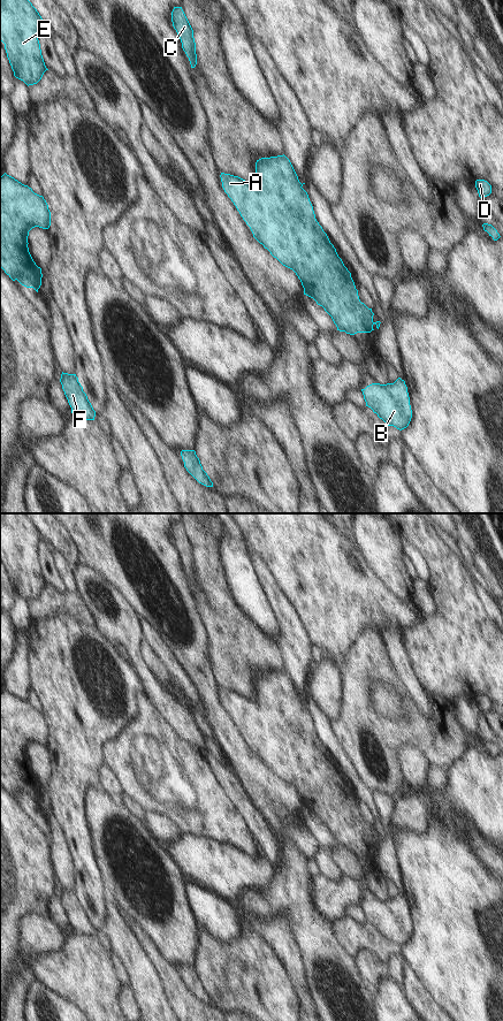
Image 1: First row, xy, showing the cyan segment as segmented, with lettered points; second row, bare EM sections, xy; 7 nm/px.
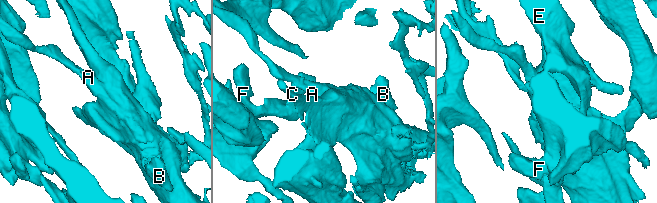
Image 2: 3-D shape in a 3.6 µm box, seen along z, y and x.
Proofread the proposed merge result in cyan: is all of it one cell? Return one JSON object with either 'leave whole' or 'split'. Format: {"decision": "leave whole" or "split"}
{"decision": "leave whole"}

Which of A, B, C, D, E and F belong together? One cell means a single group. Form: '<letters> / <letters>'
A B C D E F

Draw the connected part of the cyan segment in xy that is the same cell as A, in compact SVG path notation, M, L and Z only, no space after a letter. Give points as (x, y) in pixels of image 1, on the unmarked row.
M283 670L270 673L261 673L256 678L256 696L252 701L247 696L230 689L221 688L222 703L231 715L243 736L250 742L253 753L267 764L283 782L292 785L302 798L304 810L313 814L318 821L331 832L337 846L355 851L357 848L371 848L373 840L380 843L380 837L374 838L372 824L360 817L358 806L351 793L351 788L338 772L336 764L330 759L327 749L315 734L313 722L307 708L302 703L298 692Z

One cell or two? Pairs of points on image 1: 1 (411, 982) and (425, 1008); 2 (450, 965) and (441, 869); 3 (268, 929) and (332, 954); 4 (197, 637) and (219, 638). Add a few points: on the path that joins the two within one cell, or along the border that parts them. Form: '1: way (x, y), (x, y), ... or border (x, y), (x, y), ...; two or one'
1: way (414, 989), (421, 1002); one
2: way (450, 941), (450, 893); one
3: border (280, 916), (287, 921), (304, 965); two
4: border (202, 611), (213, 664); two

